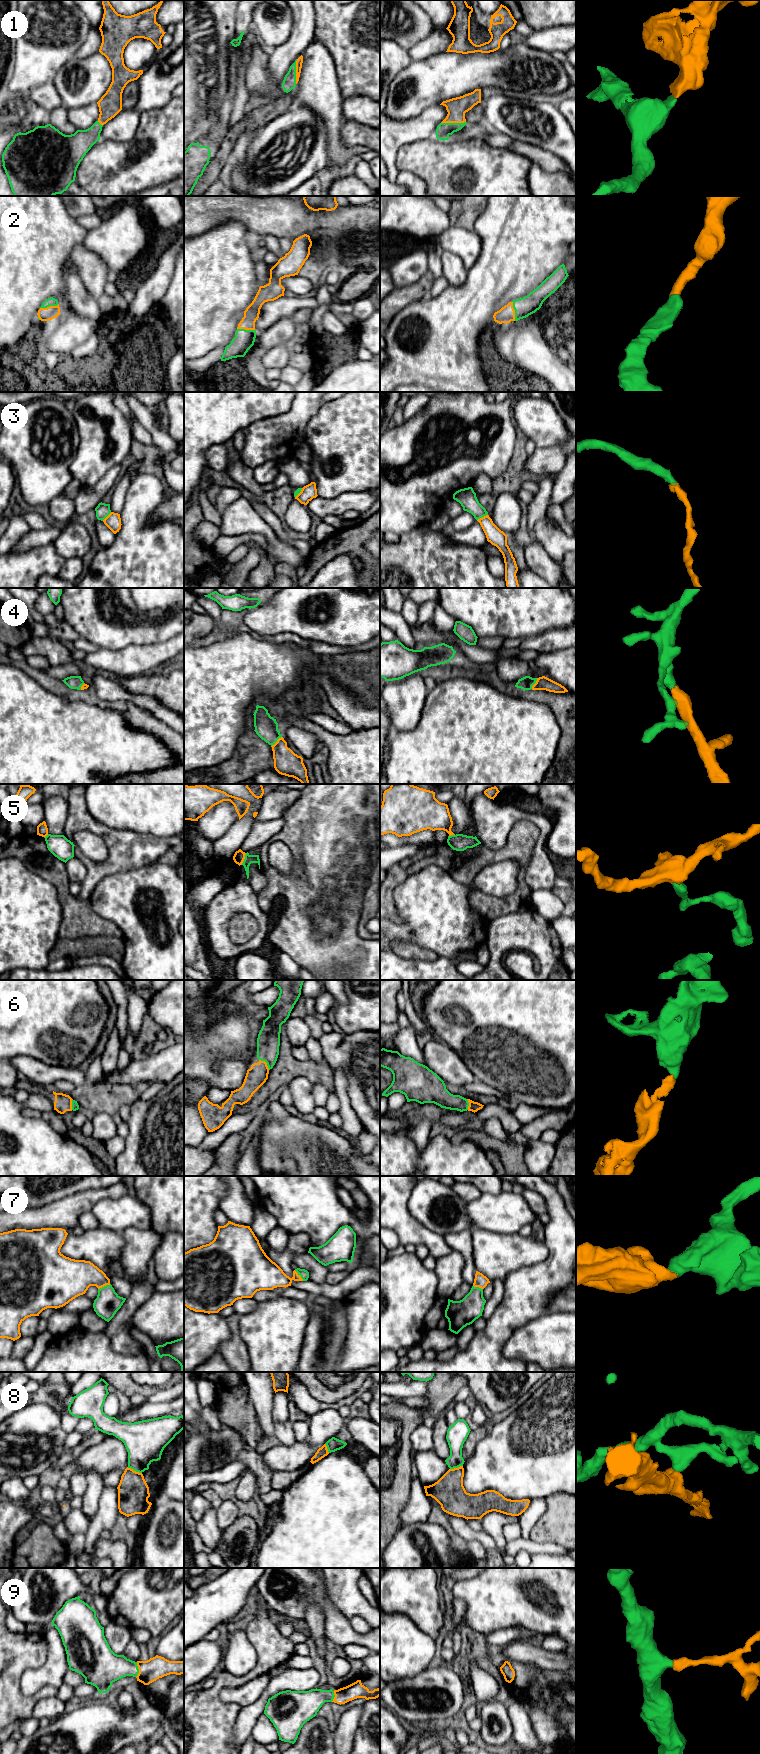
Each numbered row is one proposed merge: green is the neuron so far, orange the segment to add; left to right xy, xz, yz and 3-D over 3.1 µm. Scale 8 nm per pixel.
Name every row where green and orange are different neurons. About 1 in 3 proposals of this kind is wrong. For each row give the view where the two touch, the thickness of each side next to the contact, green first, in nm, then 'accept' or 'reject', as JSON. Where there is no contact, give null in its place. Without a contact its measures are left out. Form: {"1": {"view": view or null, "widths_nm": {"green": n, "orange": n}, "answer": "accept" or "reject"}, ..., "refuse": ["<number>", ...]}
{"1": {"view": "xz", "widths_nm": {"green": 110, "orange": 50}, "answer": "accept"}, "2": {"view": "yz", "widths_nm": {"green": 150, "orange": 140}, "answer": "accept"}, "3": {"view": "yz", "widths_nm": {"green": 150, "orange": 140}, "answer": "reject"}, "4": {"view": "xz", "widths_nm": {"green": 190, "orange": 200}, "answer": "accept"}, "5": {"view": "xz", "widths_nm": {"green": 70, "orange": 90}, "answer": "reject"}, "6": {"view": "xz", "widths_nm": {"green": 190, "orange": 170}, "answer": "accept"}, "7": {"view": "xy", "widths_nm": {"green": 200, "orange": 280}, "answer": "accept"}, "8": {"view": "xy", "widths_nm": {"green": 320, "orange": 260}, "answer": "reject"}, "9": {"view": "xy", "widths_nm": {"green": 260, "orange": 180}, "answer": "accept"}, "refuse": ["3", "5", "8"]}

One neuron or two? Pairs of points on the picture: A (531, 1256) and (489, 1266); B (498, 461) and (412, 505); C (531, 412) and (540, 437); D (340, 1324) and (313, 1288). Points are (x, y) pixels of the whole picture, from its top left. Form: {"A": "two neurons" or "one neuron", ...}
{"A": "one neuron", "B": "one neuron", "C": "one neuron", "D": "two neurons"}

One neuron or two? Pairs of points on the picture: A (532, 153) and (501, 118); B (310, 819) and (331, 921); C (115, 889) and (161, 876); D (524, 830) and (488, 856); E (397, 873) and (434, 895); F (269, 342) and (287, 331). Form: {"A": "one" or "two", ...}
{"A": "two", "B": "two", "C": "one", "D": "one", "E": "two", "F": "one"}

